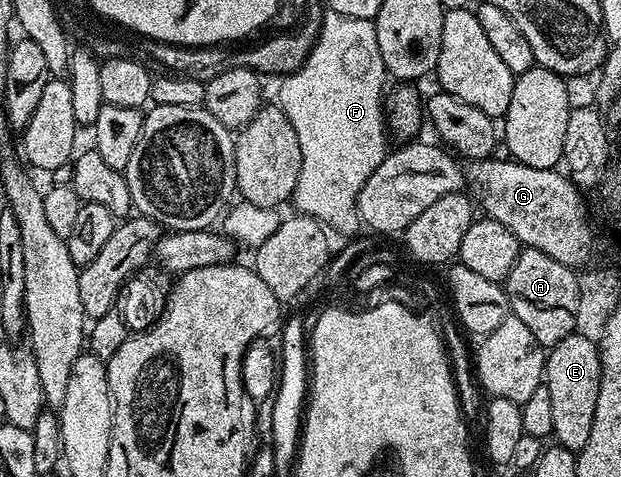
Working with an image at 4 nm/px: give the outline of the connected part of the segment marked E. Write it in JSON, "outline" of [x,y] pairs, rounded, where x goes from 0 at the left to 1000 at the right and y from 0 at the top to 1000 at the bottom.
{"outline":[[[937,696],[913,702],[882,736],[878,753],[874,807],[887,822],[887,857],[894,897],[889,916],[895,933],[934,948],[952,916],[952,889],[958,889],[958,847],[965,847],[968,803],[968,730]]]}

